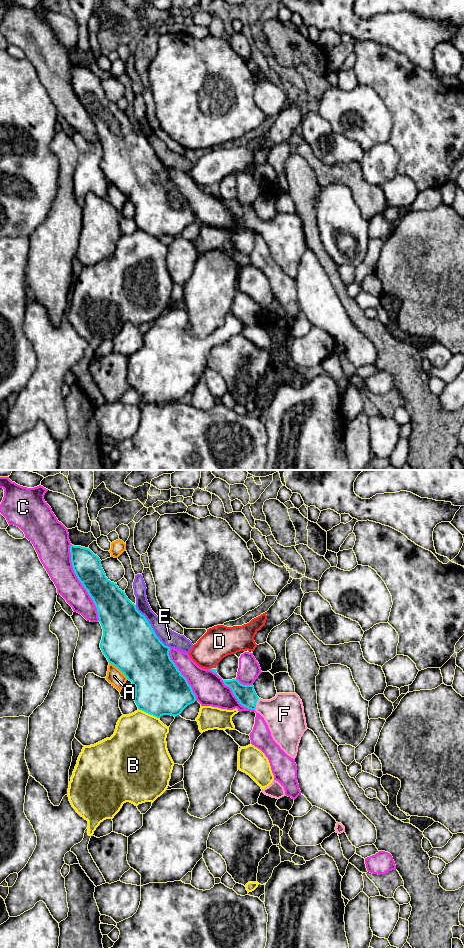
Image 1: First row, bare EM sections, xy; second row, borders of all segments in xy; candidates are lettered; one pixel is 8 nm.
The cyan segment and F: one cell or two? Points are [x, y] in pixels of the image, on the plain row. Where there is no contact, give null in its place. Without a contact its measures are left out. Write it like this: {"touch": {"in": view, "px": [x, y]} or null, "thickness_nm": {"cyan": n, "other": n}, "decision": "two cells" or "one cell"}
{"touch": {"in": "xy", "px": [255, 224]}, "thickness_nm": {"cyan": 160, "other": 320}, "decision": "one cell"}

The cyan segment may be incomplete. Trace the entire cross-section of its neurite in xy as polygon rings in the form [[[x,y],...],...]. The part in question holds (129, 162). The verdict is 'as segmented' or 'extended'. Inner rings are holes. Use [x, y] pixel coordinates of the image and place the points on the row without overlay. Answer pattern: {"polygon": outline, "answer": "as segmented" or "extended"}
{"polygon": [[[72,64],[70,73],[73,90],[97,128],[99,142],[103,149],[100,168],[108,182],[116,186],[127,197],[127,200],[131,201],[135,206],[134,221],[138,229],[157,238],[163,235],[174,237],[180,235],[188,225],[196,221],[196,216],[187,199],[171,180],[169,175],[170,167],[165,166],[160,161],[146,137],[137,130],[136,125],[128,119],[125,112],[106,97],[101,80],[97,75],[89,68]]], "answer": "as segmented"}

